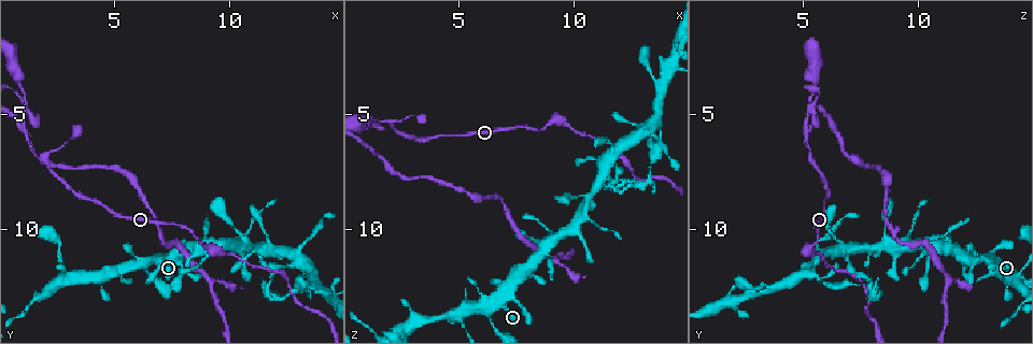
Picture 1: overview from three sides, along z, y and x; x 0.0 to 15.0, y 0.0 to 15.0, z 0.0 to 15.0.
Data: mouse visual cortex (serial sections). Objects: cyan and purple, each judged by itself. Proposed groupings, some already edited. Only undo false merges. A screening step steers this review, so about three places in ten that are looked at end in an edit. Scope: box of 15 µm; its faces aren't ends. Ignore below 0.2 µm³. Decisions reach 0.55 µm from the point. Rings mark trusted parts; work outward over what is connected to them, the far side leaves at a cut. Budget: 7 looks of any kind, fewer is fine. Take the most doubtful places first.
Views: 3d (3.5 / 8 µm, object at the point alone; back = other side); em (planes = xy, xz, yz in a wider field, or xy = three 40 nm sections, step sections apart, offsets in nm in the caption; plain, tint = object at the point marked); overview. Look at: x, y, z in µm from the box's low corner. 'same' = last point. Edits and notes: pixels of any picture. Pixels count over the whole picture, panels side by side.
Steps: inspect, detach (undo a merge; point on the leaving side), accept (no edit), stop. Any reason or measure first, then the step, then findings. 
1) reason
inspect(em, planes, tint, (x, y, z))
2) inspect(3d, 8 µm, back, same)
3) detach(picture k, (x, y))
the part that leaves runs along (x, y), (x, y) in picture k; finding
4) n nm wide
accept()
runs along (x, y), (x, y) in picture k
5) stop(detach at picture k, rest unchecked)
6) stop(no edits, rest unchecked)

thin neck
inspect(3d, 8 µm, (1.5, 6.6, 5.4))

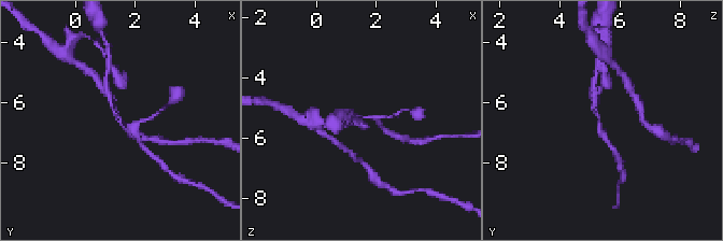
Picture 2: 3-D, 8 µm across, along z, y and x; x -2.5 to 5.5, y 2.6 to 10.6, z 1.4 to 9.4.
zoom in
inspect(3d, 3.5 µm, (1.6, 6.6, 5.4))

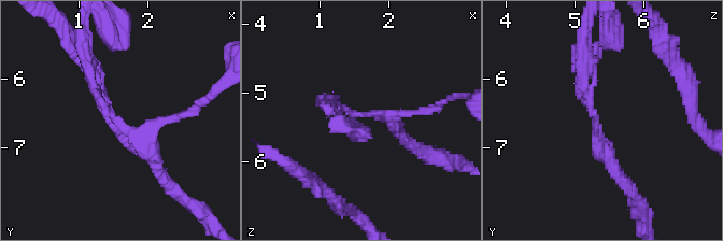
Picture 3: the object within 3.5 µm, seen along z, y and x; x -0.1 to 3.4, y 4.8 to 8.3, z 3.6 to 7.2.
arms of 150, 200 nm
inspect(em, planes, tint, (1.50, 6.60, 5.30))

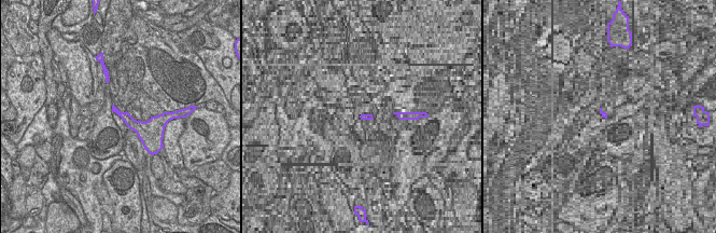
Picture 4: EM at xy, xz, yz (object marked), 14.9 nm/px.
accept()
runs along (157, 170), (154, 150), (101, 103), (84, 57) in picture 3; all the same cell

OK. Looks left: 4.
three-way junction
inspect(3d, 3.5 µm, (6.7, 11.4, 13.2))

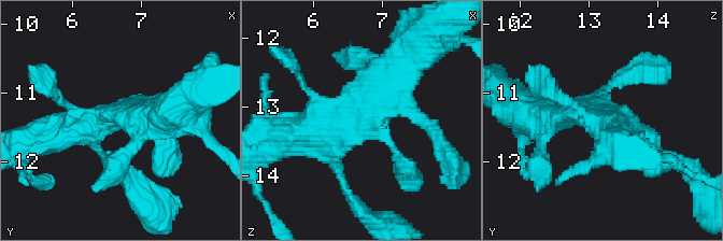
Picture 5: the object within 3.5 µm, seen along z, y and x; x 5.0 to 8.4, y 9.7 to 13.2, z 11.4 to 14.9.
inspect(em, xy, step 5, tint, (6.60, 11.35, 13.25))

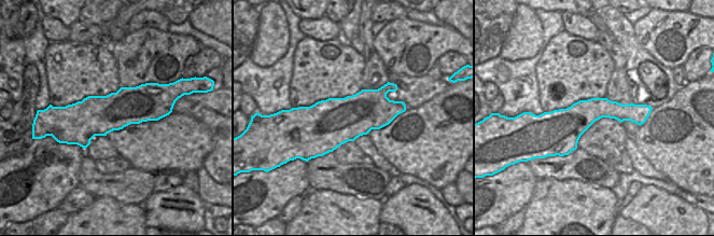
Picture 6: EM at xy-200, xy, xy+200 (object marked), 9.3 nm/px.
accept()
runs along (646, 108), (542, 118) in picture 6; continuous, no second cell

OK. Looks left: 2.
three arms meet
inspect(3d, 3.5 µm, (13.5, 11.8, 5.3))

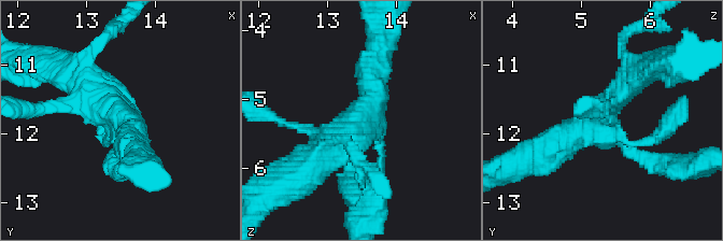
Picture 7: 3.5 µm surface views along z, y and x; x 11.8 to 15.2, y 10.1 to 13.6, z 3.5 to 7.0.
now the EM
inspect(em, xy, step 2, tint, (13.55, 11.80, 5.30))

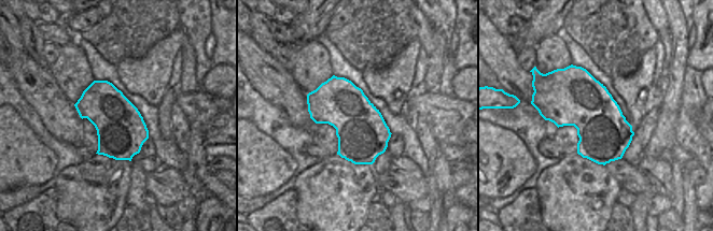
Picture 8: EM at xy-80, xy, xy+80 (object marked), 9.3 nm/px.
detach(picture 7, (668, 158))
two cells meet here

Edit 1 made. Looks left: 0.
stop(detach at picture 7, rest unchecked)

